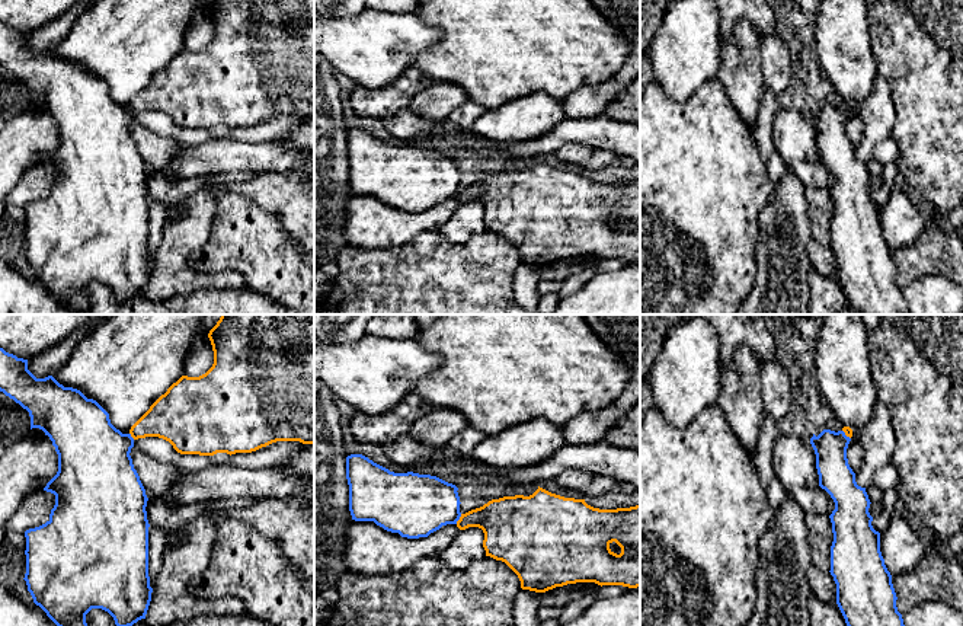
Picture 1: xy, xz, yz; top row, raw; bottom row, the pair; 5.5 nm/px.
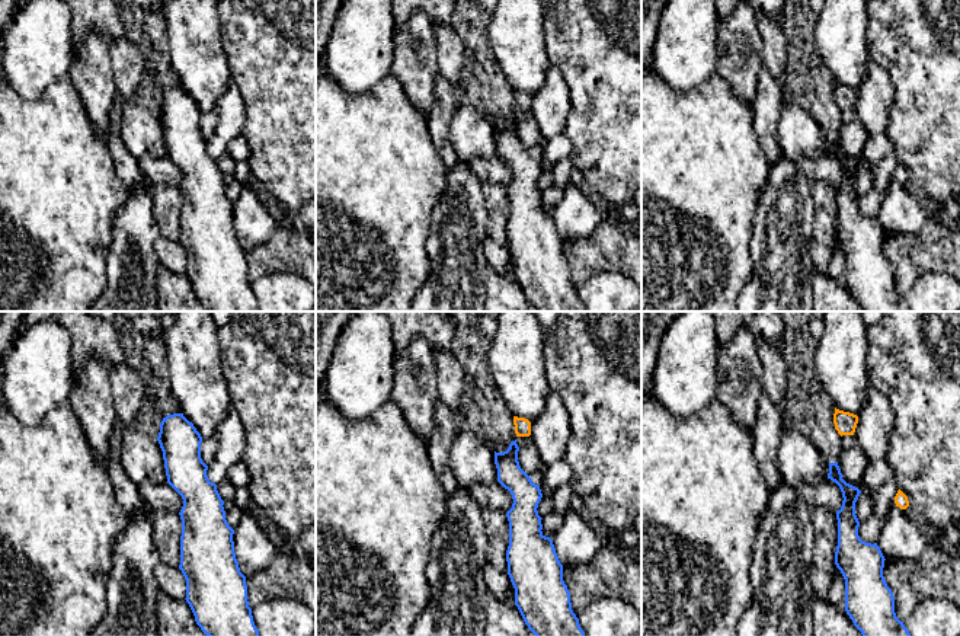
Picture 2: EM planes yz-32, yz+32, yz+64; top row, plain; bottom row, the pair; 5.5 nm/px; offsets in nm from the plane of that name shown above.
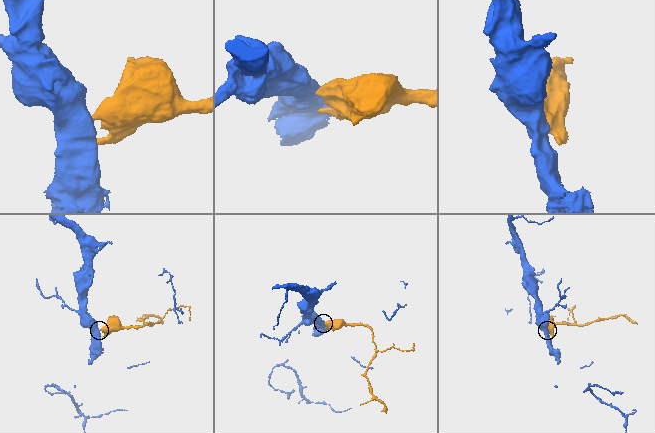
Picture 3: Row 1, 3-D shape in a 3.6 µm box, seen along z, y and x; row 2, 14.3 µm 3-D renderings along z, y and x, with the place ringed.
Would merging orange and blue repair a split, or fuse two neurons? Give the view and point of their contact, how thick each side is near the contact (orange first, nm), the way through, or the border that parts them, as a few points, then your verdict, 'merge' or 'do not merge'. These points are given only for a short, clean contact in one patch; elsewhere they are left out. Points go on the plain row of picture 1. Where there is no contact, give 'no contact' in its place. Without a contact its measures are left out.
contact xz (460, 192); calibres 260 and 340 nm; border xz (461, 188), (456, 197); do not merge

